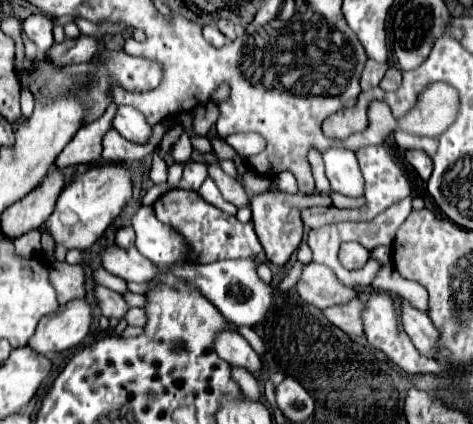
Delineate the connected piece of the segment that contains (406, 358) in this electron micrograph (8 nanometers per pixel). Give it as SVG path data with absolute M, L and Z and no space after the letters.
M377 292L377 294L371 294L371 298L367 300L365 304L365 314L363 314L363 322L365 322L365 336L367 336L367 342L373 346L373 348L379 348L381 352L385 352L395 364L399 364L399 368L403 368L405 372L411 372L411 374L439 374L443 372L443 368L435 362L435 360L429 360L425 356L419 354L419 350L411 344L409 336L403 332L401 328L401 322L397 318L397 306L395 306L395 300L393 296L385 294L385 292Z

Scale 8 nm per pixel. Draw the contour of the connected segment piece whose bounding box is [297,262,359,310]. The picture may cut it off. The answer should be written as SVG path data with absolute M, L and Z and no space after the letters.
M315 262L305 266L303 276L297 282L297 292L303 298L303 302L313 304L321 310L333 304L347 304L359 294L355 288L339 284L337 276L327 266Z

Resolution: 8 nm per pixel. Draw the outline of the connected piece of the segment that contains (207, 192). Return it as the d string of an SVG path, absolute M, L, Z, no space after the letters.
M207 178L207 180L203 182L203 186L199 188L199 194L201 194L209 204L213 204L213 206L217 206L217 208L225 210L227 214L235 214L235 212L237 212L237 208L235 208L233 204L229 204L227 200L223 200L223 196L221 196L219 188L215 186L215 182L213 182L211 178Z

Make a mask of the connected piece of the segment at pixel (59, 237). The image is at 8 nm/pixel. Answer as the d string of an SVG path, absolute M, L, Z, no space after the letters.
M105 164L91 168L79 174L61 194L55 204L53 214L43 224L45 230L51 234L55 244L65 246L67 250L87 250L91 248L111 220L121 212L123 204L131 198L131 174L121 164Z

